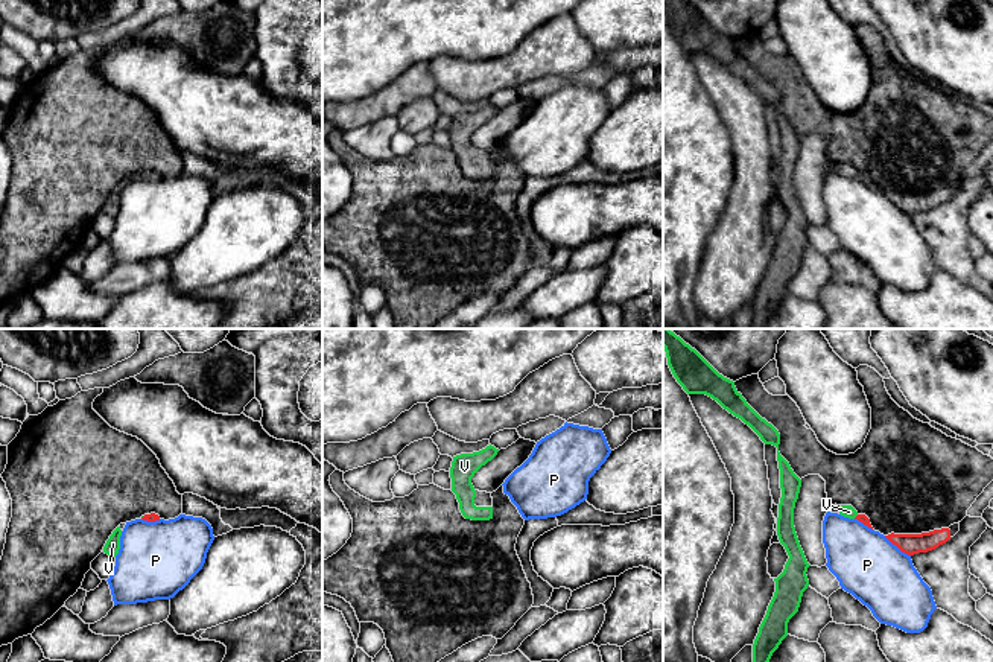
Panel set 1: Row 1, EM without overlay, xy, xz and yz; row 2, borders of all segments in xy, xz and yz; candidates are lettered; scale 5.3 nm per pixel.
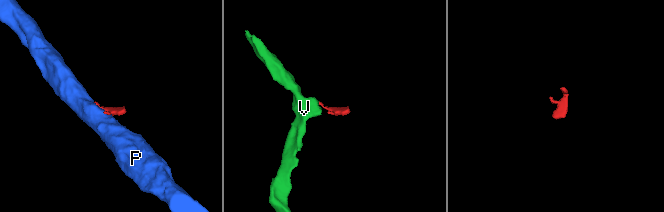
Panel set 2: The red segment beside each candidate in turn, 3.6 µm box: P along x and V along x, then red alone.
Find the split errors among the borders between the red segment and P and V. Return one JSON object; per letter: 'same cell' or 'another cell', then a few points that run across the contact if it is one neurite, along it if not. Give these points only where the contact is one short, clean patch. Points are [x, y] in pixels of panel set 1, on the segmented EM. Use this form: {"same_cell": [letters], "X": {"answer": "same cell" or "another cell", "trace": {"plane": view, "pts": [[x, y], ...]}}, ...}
{"same_cell": ["V"], "P": {"answer": "another cell", "trace": {"plane": "yz", "pts": [[884, 536], [910, 556]]}}, "V": {"answer": "same cell", "trace": {"plane": "yz", "pts": [[861, 518], [856, 516], [849, 512]]}}}

